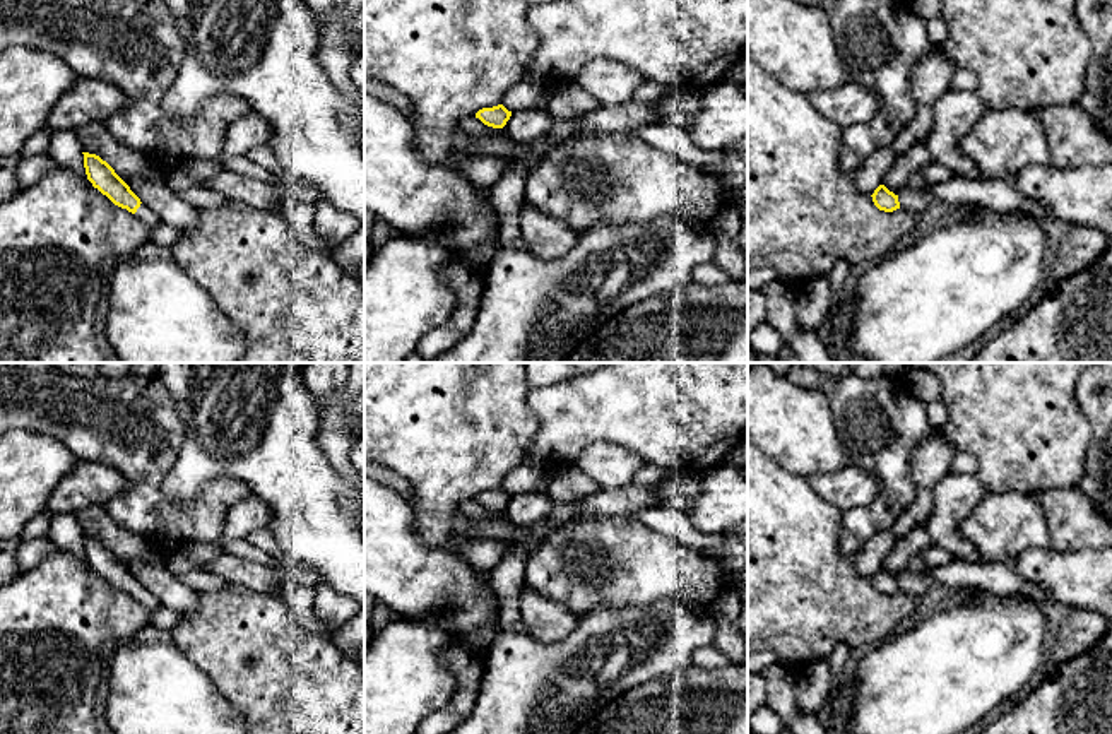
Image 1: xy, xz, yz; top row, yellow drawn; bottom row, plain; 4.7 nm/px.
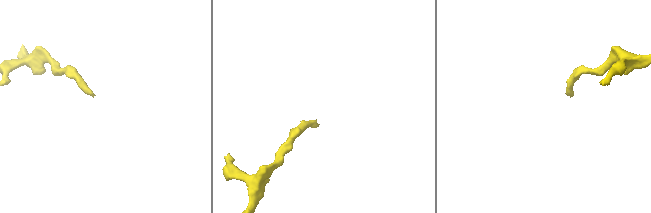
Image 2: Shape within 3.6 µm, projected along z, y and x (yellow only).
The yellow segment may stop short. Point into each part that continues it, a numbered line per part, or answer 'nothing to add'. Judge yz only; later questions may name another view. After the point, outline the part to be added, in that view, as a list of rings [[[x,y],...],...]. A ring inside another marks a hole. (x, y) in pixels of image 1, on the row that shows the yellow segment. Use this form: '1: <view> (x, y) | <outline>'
nothing to add

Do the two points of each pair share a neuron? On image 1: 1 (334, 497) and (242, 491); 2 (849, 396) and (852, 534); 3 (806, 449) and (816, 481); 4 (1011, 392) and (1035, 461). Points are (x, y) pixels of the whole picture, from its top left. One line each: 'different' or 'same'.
1: different
2: same
3: different
4: same

